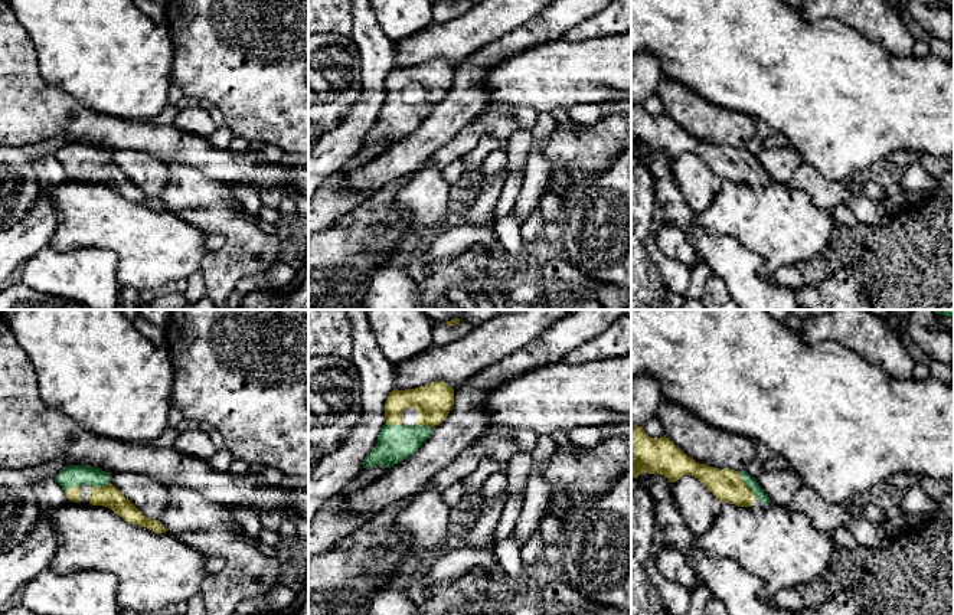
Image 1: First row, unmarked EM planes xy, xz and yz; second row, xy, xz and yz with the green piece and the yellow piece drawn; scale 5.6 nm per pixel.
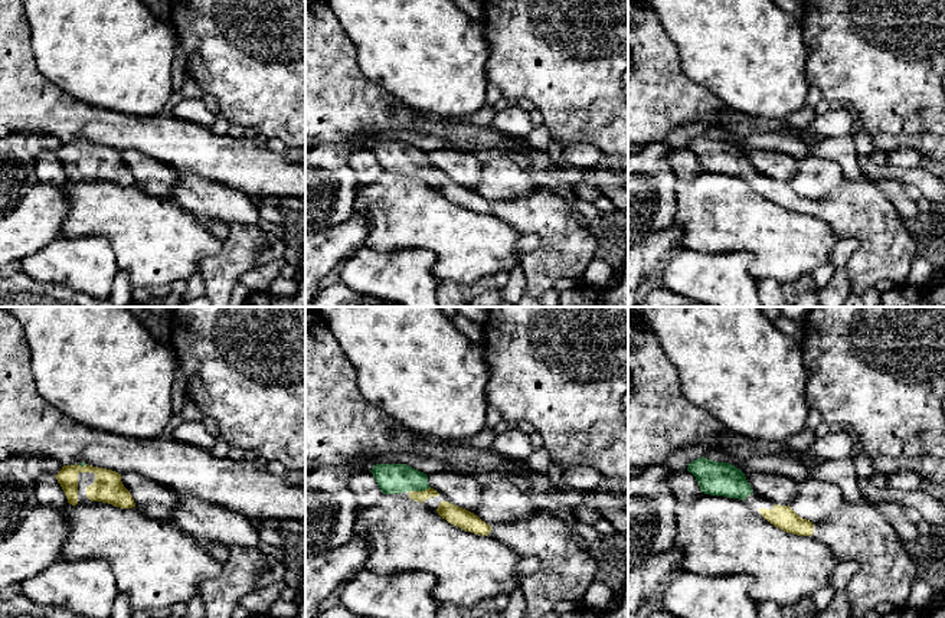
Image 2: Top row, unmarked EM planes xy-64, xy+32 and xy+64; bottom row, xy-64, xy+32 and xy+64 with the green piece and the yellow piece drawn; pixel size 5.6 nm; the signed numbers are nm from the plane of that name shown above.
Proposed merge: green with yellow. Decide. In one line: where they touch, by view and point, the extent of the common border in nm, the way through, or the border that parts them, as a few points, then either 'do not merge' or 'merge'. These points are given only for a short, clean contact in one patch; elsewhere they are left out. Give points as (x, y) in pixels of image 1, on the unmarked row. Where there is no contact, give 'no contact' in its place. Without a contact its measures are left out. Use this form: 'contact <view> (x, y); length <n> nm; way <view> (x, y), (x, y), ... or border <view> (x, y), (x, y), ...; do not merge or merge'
contact yz (747, 162); length 170 nm; way yz (748, 157), (747, 162), (727, 163); merge

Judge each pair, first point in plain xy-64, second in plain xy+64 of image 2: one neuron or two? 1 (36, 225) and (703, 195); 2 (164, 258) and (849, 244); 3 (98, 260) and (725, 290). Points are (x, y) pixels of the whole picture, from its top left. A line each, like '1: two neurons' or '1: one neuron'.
1: two neurons
2: two neurons
3: one neuron

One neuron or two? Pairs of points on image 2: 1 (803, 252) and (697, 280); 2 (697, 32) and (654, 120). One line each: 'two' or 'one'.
1: two
2: two

